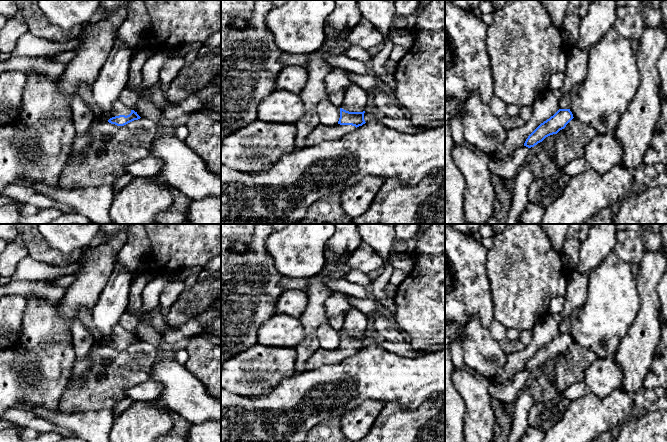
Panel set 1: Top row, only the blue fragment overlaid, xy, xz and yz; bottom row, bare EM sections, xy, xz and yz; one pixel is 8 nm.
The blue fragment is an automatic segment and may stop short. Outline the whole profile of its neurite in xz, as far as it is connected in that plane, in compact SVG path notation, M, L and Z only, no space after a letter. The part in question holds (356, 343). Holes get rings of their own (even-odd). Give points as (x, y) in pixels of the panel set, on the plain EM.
M340 332L338 348L327 351L322 348L316 350L305 363L305 369L313 370L327 364L338 364L341 361L353 356L357 351L365 348L363 336L349 336Z

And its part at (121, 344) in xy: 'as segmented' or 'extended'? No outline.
extended

